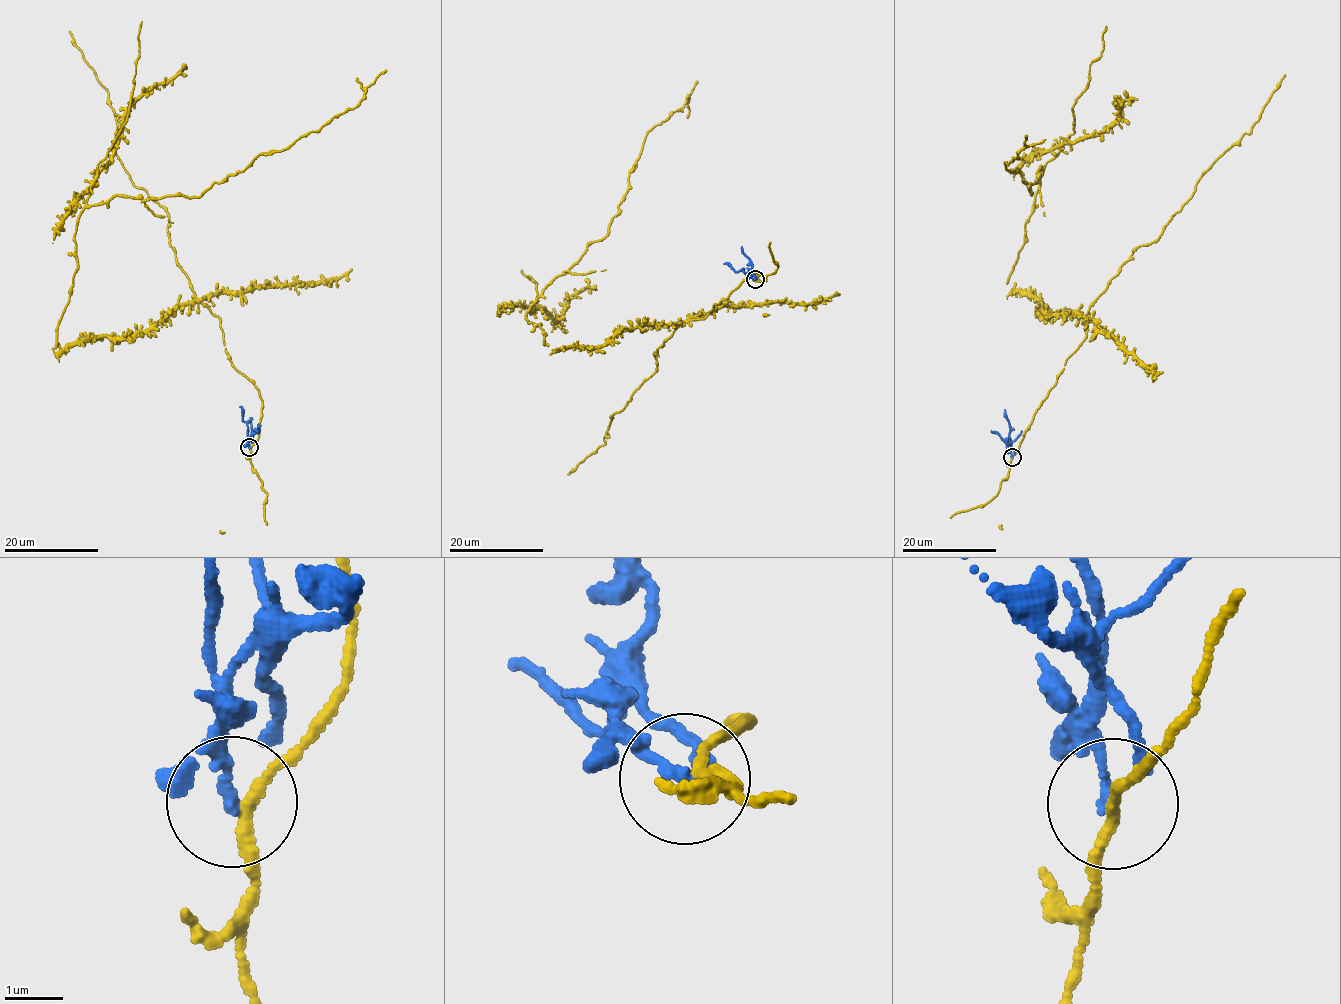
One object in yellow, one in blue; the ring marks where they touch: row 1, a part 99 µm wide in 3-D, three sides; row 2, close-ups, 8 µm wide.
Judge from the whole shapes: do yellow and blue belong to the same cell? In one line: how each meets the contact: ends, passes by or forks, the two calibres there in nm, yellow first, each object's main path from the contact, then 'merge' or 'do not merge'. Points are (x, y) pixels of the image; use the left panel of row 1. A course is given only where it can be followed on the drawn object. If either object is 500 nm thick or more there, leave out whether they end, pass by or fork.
yellow passes by; blue ends there; 170 nm thick on the yellow side, 170 nm on the other; yellow runs (250, 447), (260, 394), (206, 306), (56, 344), (77, 217), (118, 195), (197, 197), (352, 109), (386, 70); blue runs (250, 447), (247, 424), (243, 420), (240, 406); do not merge

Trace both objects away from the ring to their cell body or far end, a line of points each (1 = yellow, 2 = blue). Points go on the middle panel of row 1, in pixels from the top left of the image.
1: (755, 279), (702, 318), (619, 330), (603, 345), (552, 350), (524, 317), (606, 236), (648, 130), (696, 81)
2: (755, 279), (724, 263)

